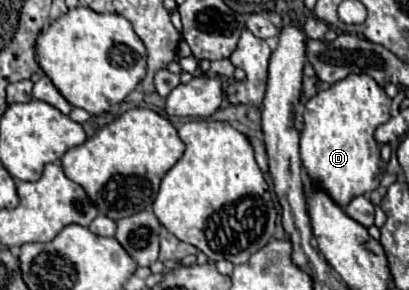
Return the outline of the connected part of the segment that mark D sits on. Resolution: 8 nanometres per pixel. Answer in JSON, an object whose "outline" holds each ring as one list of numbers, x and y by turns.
{"outline":[[353,73,325,91,317,91,303,111,305,129,301,131,301,161,309,181,323,187,341,207,355,195,369,195,379,187,381,165,375,129,391,115,391,99,377,81,365,73]]}

